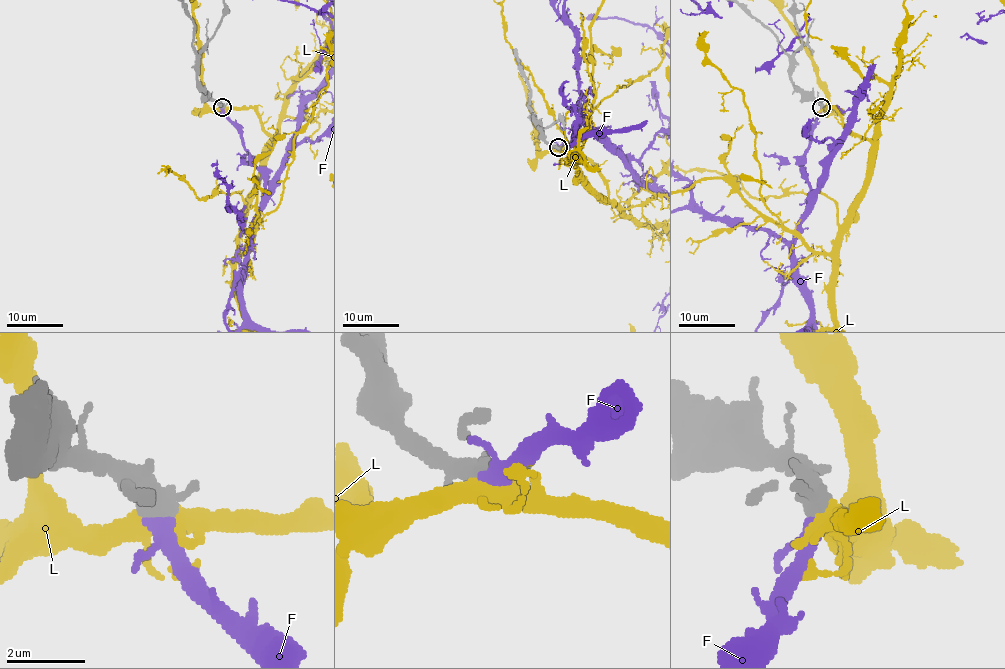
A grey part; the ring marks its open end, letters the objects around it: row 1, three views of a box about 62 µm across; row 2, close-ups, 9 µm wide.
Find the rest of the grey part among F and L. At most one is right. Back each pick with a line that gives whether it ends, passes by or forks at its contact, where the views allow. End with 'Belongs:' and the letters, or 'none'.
F: it passes by
Belongs: F

